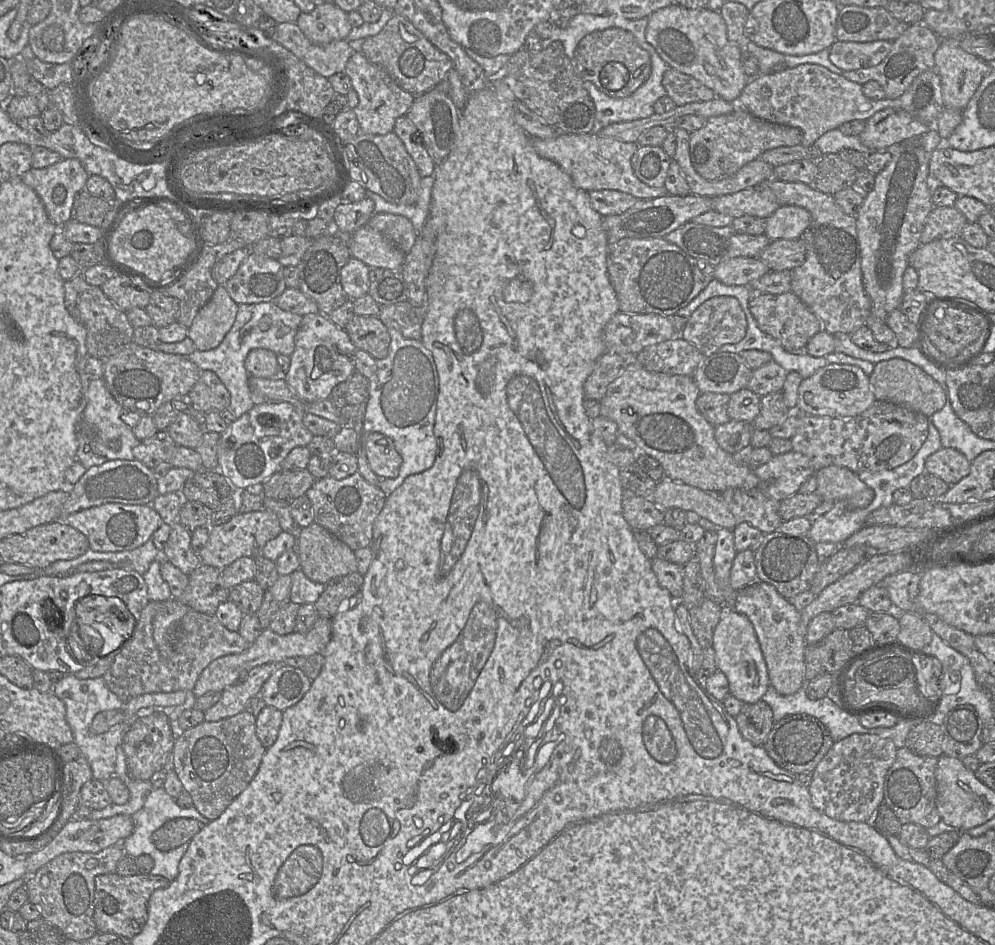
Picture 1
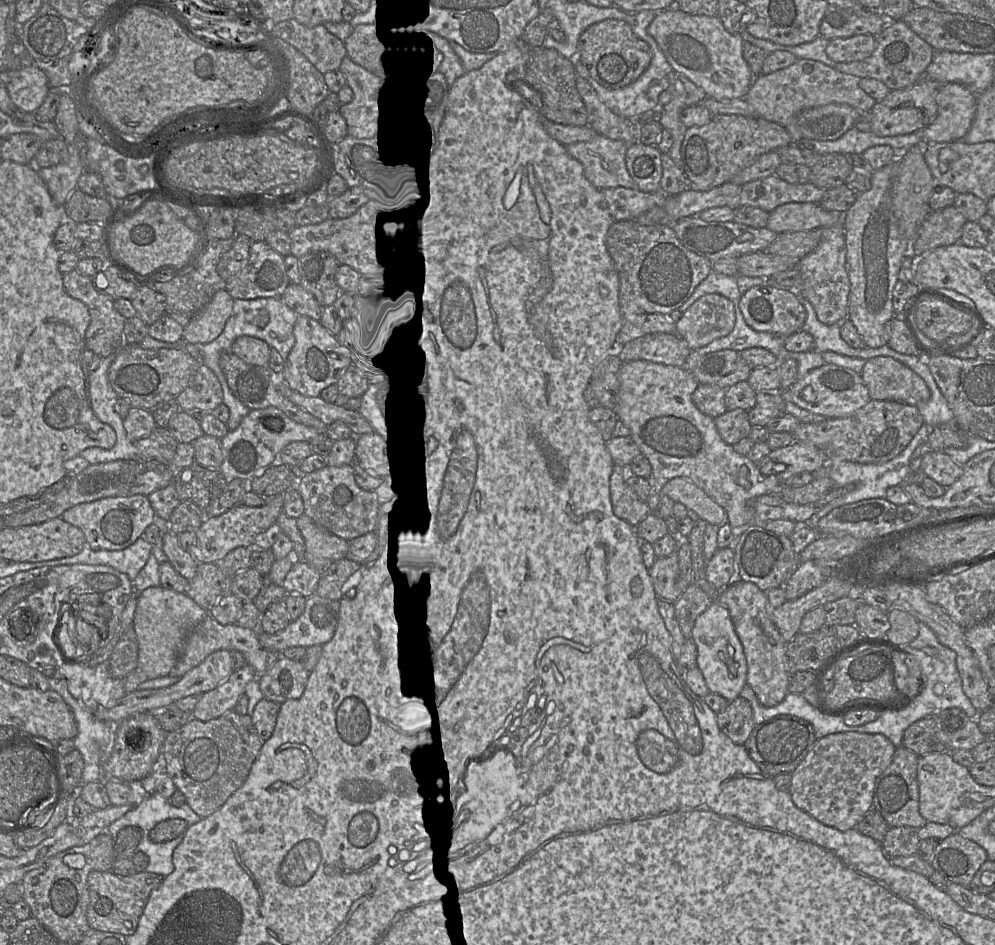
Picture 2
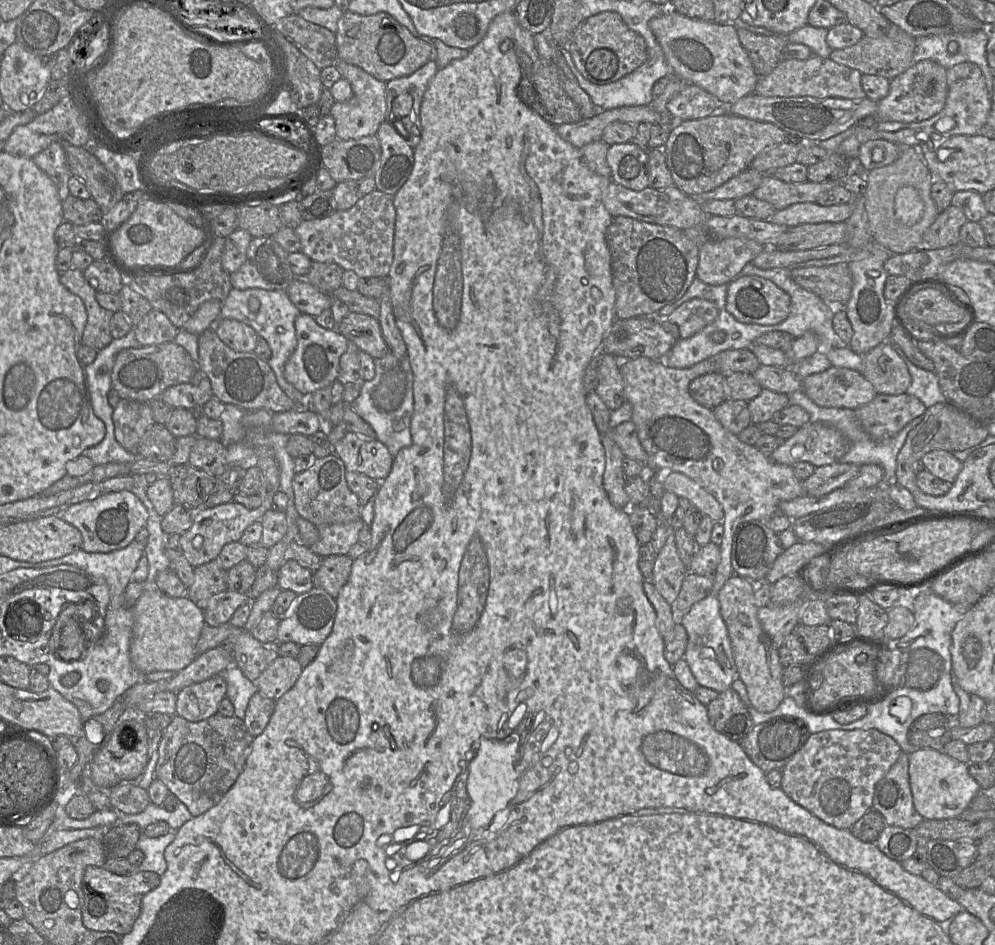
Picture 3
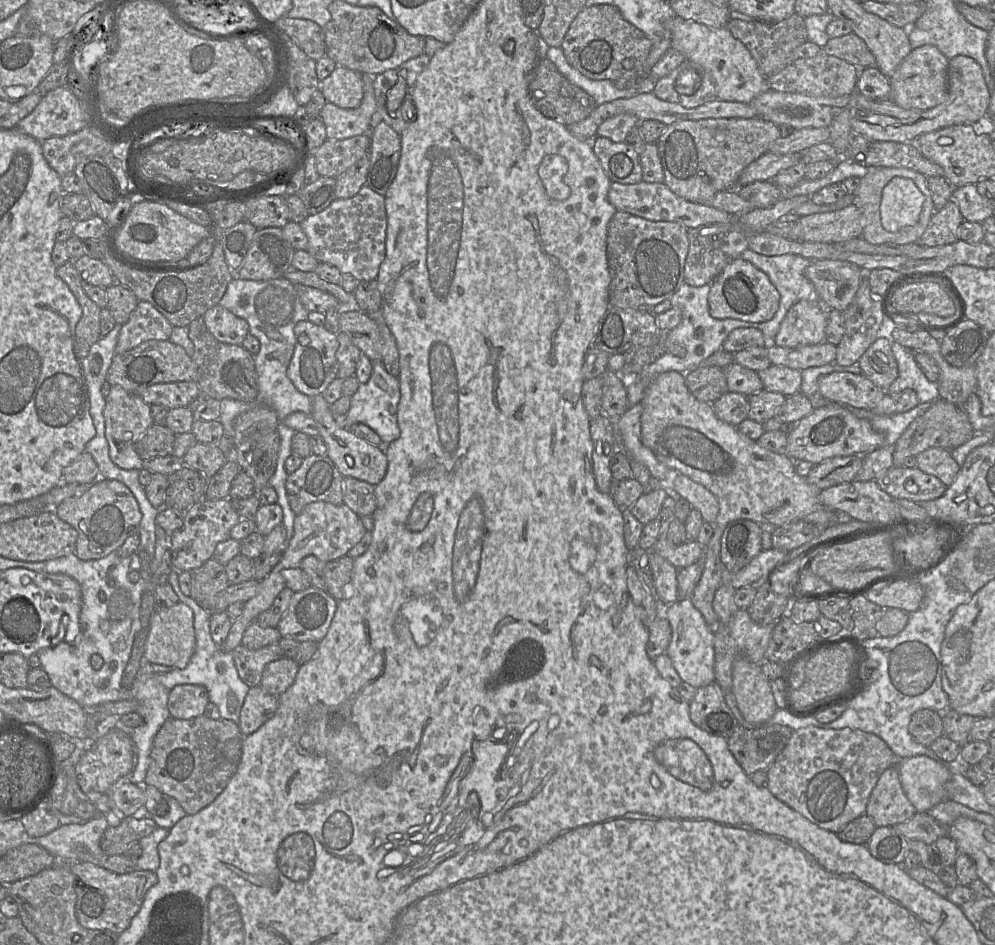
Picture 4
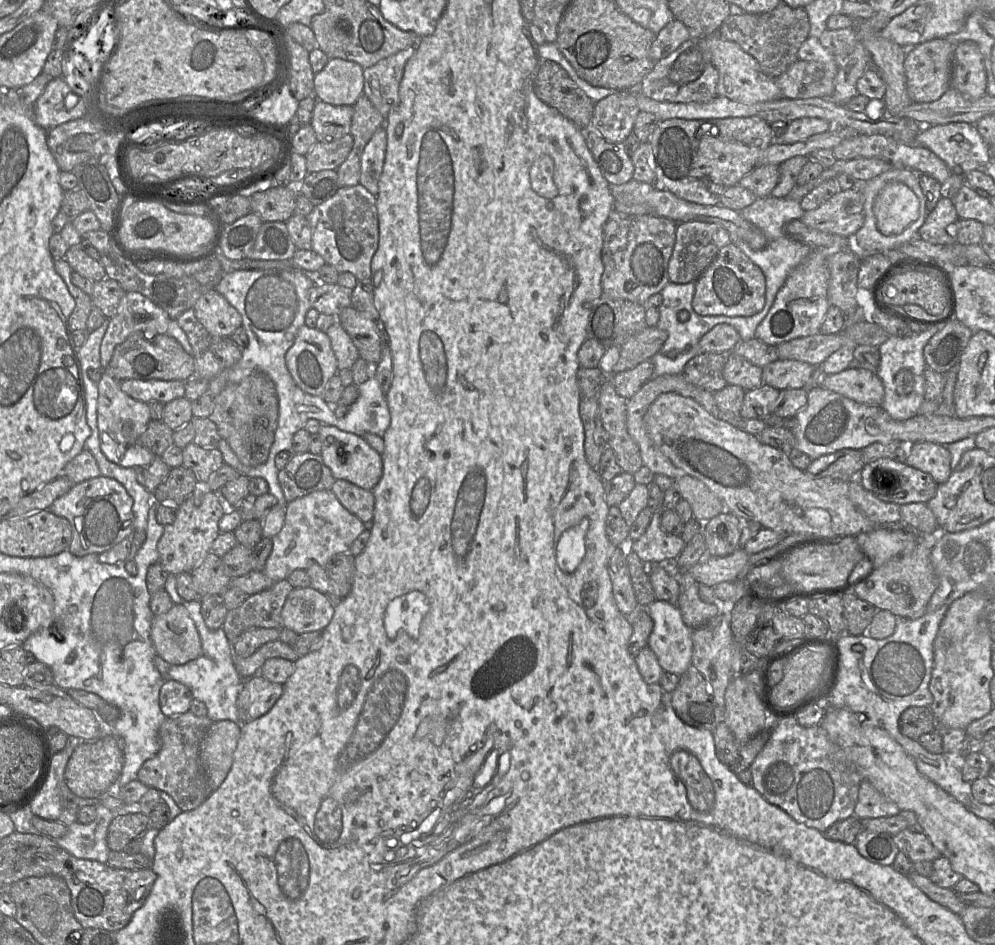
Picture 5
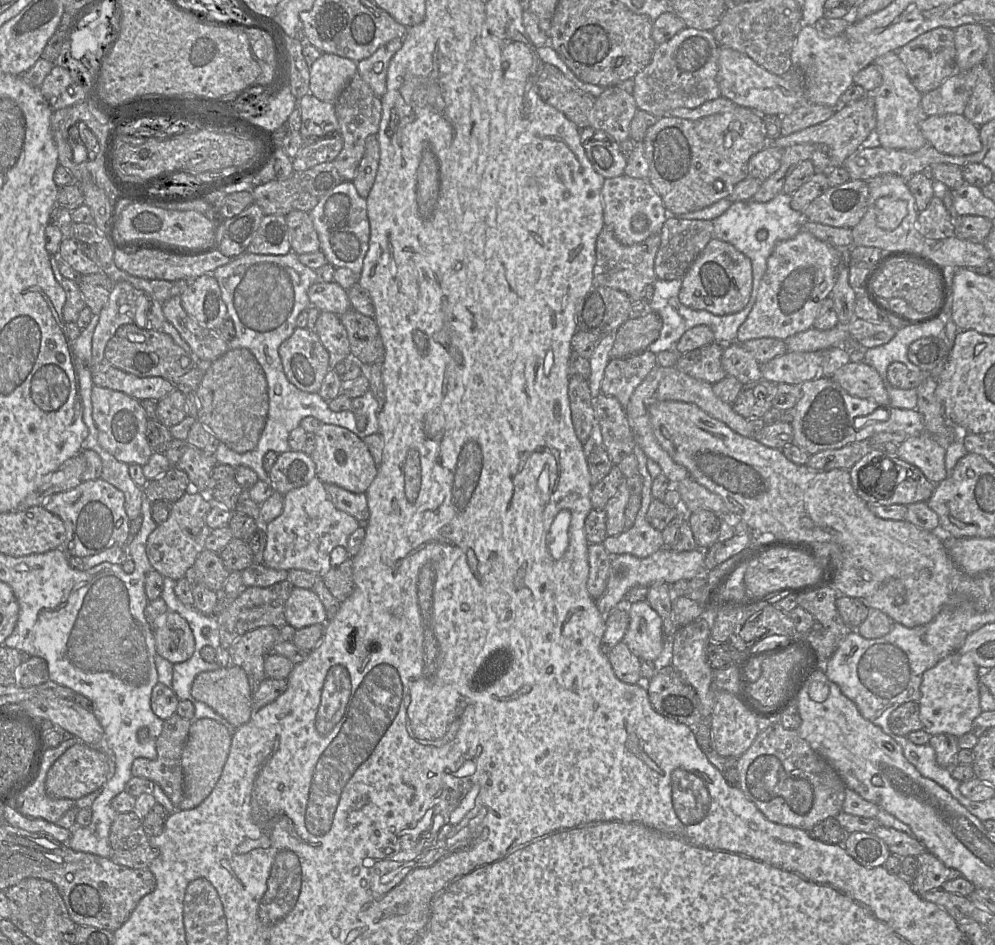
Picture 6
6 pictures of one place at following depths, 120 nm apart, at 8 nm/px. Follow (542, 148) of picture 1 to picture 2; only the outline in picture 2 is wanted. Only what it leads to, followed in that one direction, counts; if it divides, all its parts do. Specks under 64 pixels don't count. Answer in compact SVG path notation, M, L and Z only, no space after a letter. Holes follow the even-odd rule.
M597 134L588 141L565 147L567 153L582 164L585 177L597 189L637 189L626 168L628 145L621 140L612 140Z

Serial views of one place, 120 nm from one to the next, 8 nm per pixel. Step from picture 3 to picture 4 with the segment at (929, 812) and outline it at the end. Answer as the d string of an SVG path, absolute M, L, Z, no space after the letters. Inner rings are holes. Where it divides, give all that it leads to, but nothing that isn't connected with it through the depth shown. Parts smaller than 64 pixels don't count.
M919 755L899 759L901 786L918 813L927 813L947 798L946 785L951 769L941 760Z

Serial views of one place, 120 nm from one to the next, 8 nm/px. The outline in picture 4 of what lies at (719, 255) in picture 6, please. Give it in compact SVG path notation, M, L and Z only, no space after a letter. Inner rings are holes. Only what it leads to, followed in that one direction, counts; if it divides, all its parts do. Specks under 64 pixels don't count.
M741 257L727 265L712 282L708 296L709 313L717 319L766 322L775 316L779 304L780 294L769 277Z

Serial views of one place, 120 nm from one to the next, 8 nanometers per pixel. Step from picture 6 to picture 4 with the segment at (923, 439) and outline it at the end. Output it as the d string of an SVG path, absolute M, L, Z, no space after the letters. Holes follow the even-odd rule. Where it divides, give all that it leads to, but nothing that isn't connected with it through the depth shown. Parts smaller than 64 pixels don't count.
M929 448L916 455L916 459L918 469L937 477L947 487L953 483L960 470L950 450L944 448Z

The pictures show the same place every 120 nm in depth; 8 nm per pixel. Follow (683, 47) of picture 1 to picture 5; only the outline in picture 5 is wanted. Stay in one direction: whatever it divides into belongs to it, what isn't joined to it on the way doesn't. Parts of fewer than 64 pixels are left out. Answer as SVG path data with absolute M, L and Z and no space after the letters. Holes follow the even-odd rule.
M719 34L706 36L712 63L718 70L717 95L744 104L775 101L782 98L776 78L766 74L757 60L745 52L737 43L723 39Z

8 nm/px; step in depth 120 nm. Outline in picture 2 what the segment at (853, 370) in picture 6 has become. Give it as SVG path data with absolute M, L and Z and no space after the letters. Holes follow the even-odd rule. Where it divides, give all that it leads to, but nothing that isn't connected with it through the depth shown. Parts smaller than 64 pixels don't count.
M825 363L823 366L811 370L785 392L786 400L790 400L802 409L826 418L847 417L863 408L871 400L868 387L861 374L855 371Z

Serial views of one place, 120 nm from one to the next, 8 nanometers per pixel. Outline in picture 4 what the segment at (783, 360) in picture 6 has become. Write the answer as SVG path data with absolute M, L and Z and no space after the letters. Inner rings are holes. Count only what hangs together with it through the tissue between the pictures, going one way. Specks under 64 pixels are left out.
M771 364L768 368L758 372L764 389L781 393L786 397L800 392L802 373L800 370L781 365Z

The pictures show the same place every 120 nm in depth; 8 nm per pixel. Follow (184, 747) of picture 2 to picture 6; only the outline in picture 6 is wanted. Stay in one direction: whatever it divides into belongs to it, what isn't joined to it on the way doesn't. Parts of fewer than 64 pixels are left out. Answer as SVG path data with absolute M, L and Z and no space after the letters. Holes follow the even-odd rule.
M177 714L166 719L163 724L162 732L157 738L156 759L151 760L144 757L138 757L133 761L131 768L133 776L144 777L157 783L175 807L177 807L184 798L184 775L181 759L188 738L190 725L190 720L182 718Z

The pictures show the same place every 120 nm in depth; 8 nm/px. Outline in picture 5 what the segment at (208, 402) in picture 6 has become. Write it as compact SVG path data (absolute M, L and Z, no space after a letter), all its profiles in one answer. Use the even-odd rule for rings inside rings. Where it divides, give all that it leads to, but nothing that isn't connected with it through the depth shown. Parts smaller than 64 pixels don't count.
M253 371L241 382L228 383L214 397L210 416L237 458L246 466L264 464L274 442L278 424L278 396L272 379L262 371Z

